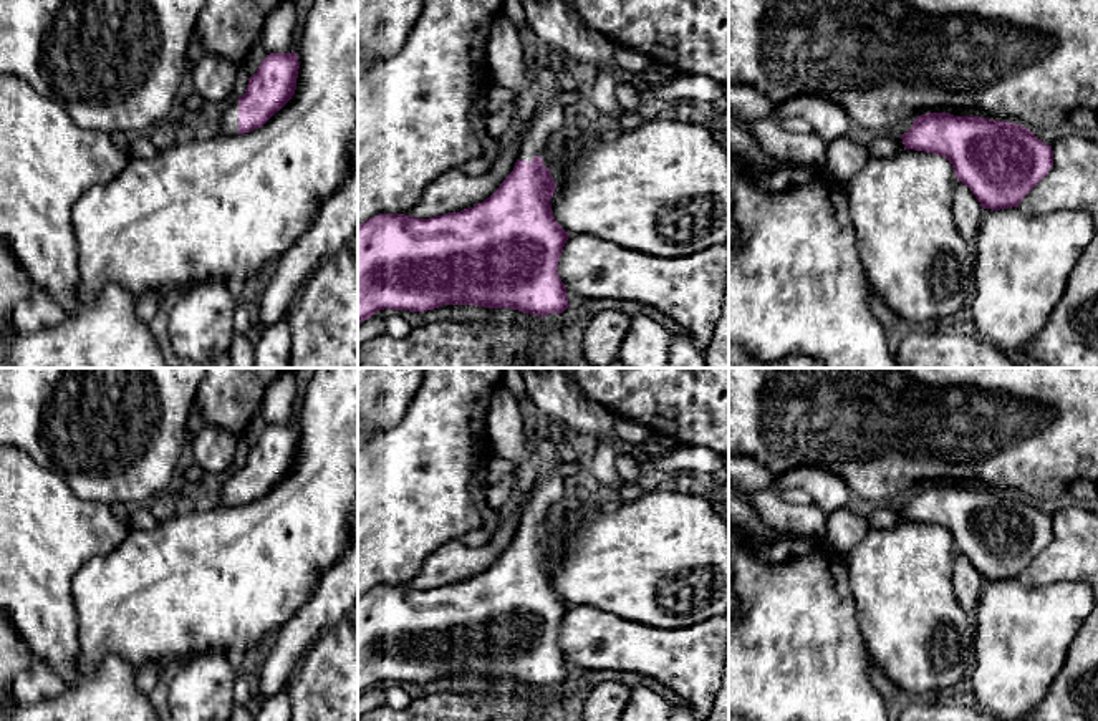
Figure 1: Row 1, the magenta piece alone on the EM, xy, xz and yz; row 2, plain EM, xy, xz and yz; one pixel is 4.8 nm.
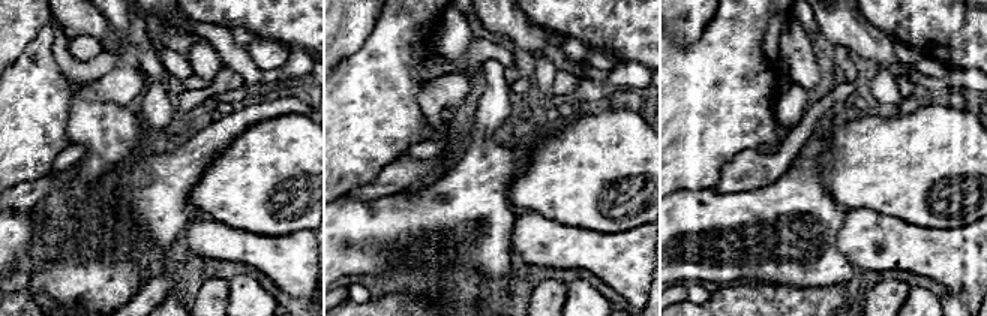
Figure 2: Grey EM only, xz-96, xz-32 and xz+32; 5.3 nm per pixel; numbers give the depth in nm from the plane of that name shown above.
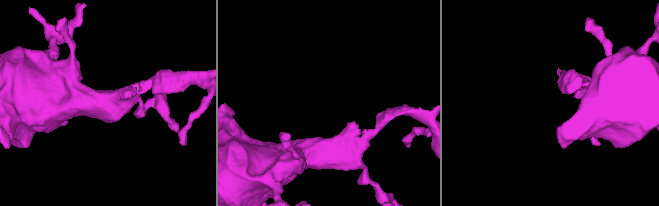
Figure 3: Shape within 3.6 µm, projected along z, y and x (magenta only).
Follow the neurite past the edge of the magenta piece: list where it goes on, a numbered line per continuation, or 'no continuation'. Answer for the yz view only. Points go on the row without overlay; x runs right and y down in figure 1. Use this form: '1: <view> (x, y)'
no continuation

